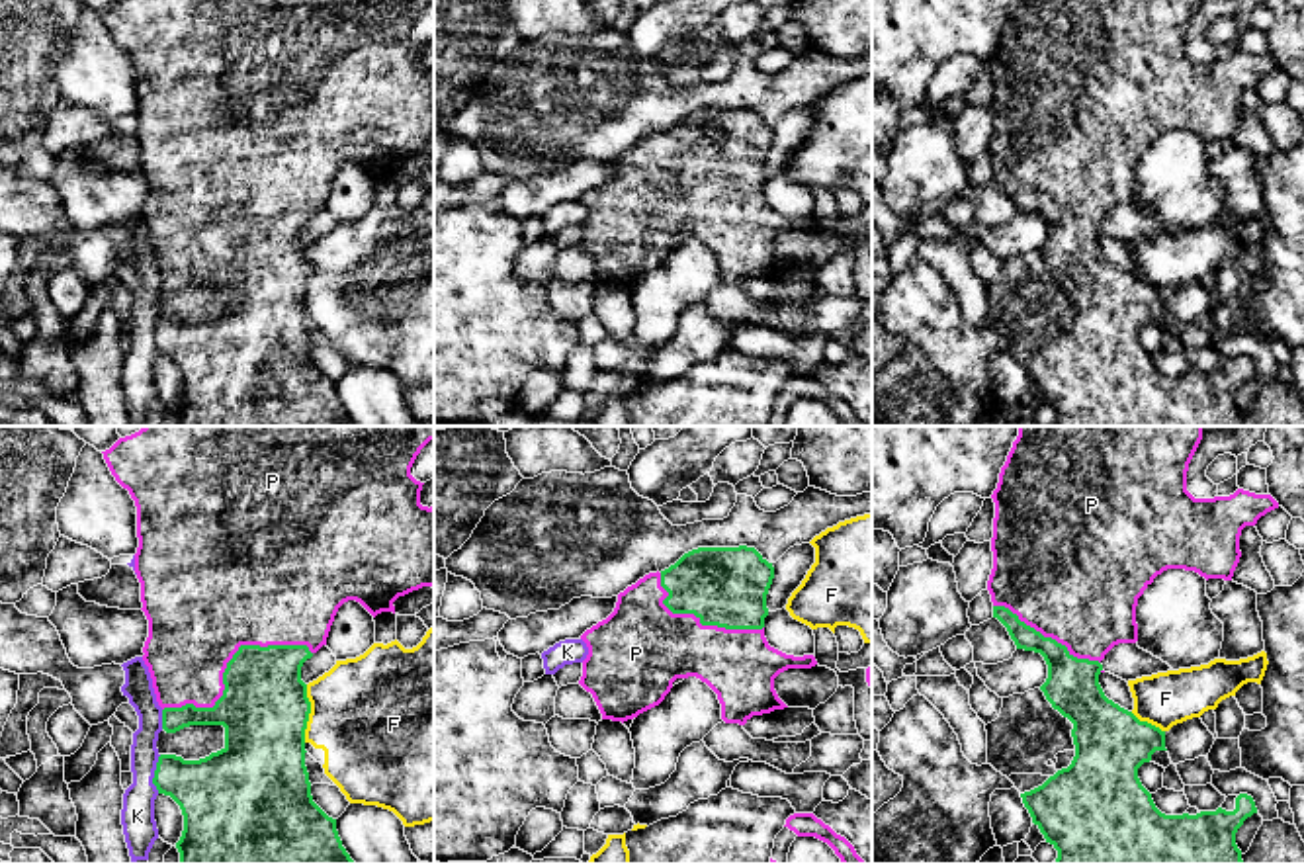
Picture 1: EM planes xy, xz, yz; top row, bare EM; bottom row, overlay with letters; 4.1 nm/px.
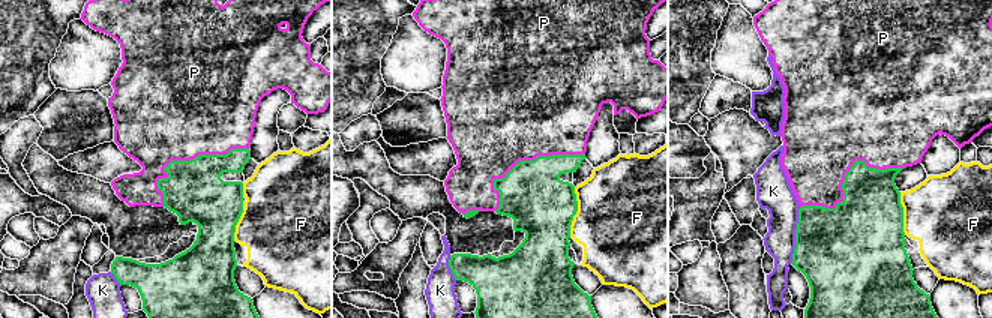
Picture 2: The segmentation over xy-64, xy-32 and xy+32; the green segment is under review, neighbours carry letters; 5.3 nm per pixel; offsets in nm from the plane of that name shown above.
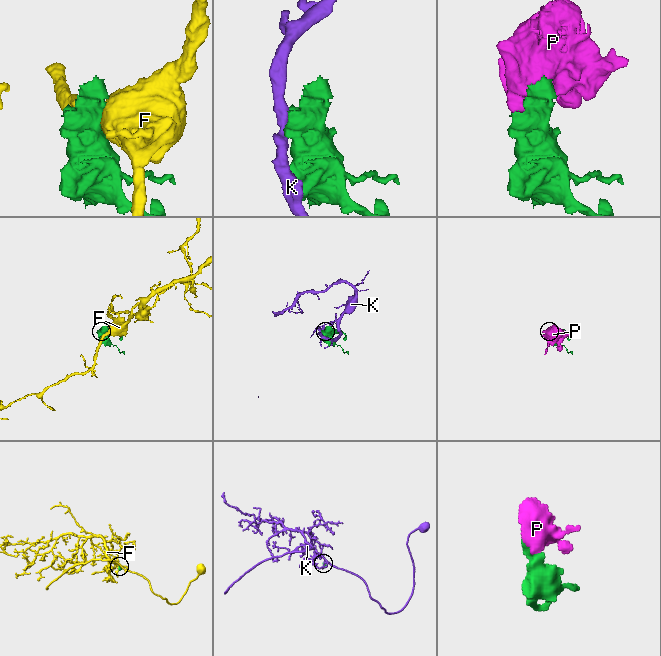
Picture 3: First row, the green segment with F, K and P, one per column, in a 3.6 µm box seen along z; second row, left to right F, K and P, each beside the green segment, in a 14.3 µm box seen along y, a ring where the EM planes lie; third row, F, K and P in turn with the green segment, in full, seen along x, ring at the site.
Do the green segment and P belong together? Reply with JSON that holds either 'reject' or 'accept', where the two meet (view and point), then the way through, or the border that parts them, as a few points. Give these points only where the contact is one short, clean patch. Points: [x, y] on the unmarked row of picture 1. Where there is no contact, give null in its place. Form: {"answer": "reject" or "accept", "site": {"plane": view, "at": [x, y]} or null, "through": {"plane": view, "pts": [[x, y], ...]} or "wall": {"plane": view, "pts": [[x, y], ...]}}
{"answer": "accept", "site": {"plane": "xy", "at": [227, 227]}}

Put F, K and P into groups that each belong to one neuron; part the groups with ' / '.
F / K / P

